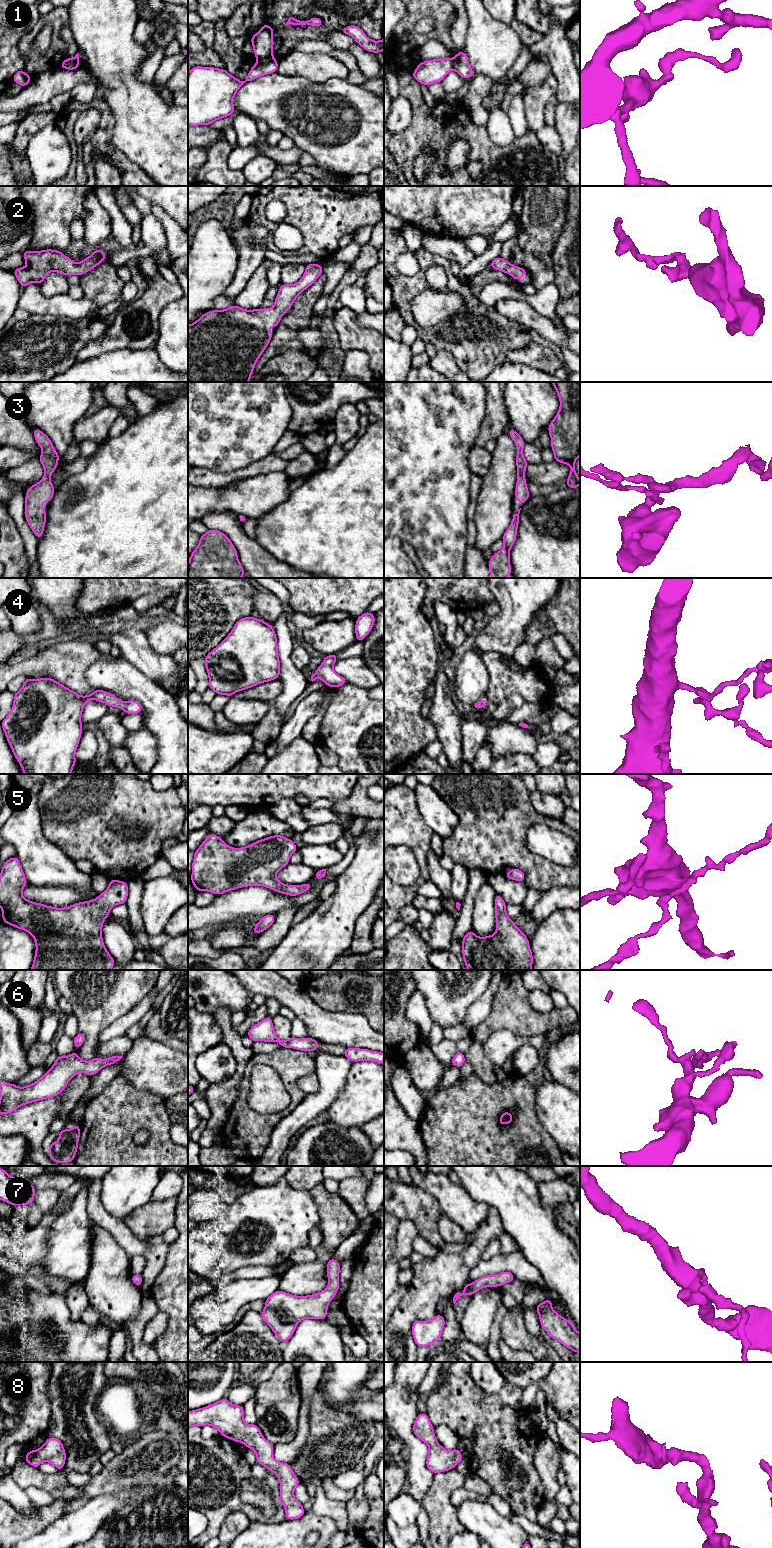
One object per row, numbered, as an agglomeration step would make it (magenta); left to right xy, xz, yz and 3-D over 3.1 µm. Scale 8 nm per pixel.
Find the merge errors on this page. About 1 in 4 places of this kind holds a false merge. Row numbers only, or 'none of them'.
1

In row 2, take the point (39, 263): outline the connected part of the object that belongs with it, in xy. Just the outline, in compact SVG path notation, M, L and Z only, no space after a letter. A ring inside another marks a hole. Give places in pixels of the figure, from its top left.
M46 249L41 251L23 251L26 267L13 269L17 280L24 289L32 282L42 284L48 273L54 271L68 277L71 274L80 276L106 259L102 249L96 249L90 256L76 263L59 250Z

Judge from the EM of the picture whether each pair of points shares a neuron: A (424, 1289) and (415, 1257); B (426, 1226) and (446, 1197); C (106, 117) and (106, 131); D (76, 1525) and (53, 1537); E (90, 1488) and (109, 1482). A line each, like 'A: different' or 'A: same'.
A: different
B: different
C: same
D: same
E: same

